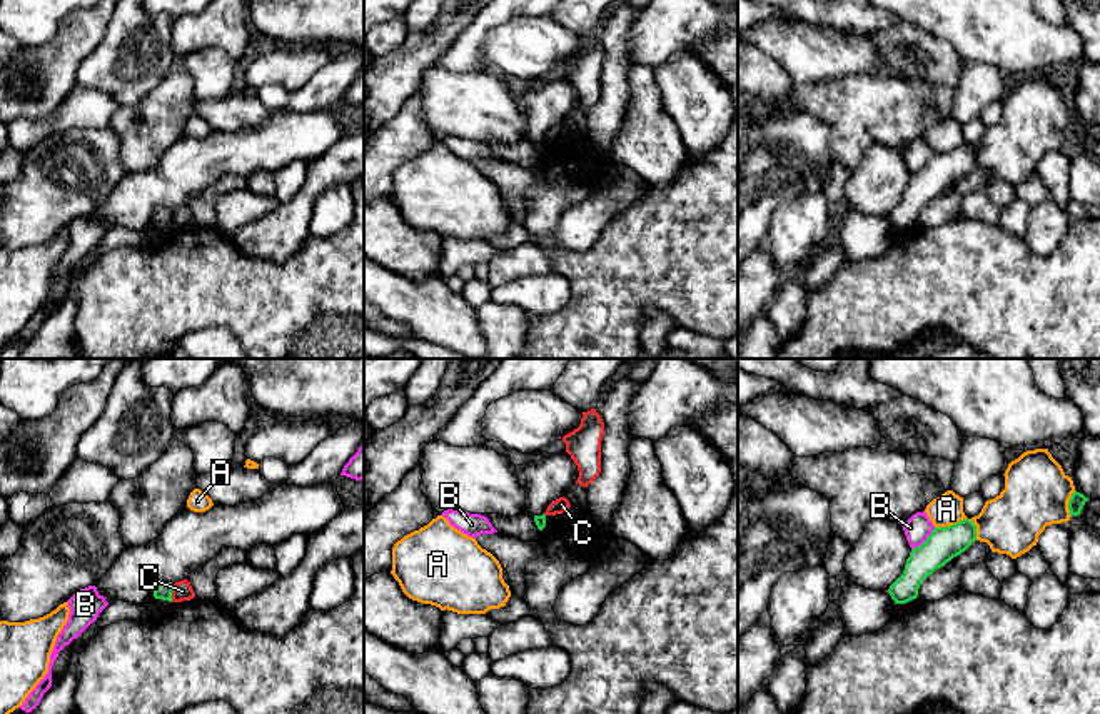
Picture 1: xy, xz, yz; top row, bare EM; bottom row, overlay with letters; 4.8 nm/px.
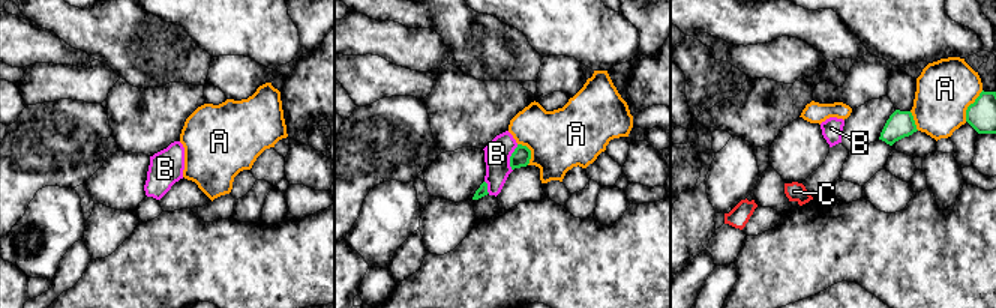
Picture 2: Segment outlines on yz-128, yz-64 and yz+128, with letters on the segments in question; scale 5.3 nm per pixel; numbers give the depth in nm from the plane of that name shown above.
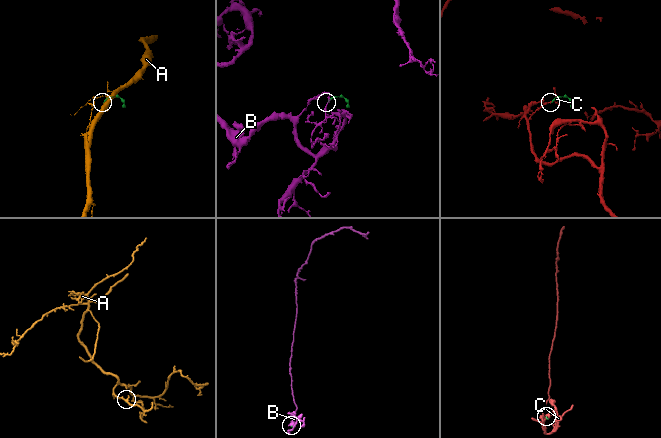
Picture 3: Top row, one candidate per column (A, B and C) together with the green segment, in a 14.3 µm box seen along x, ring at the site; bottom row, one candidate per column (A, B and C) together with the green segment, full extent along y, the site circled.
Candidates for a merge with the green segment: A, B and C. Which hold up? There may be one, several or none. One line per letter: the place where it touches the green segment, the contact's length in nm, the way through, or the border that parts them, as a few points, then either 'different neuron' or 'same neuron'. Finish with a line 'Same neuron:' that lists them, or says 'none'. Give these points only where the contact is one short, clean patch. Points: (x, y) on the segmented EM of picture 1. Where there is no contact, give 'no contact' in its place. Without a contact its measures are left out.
A: yz (962, 521) | 220 nm | different neuron
B: yz (925, 541) | 160 nm | along yz (935, 527), (912, 549) | different neuron
C: xy (172, 591) | 90 nm | along xy (174, 584), (171, 601) | different neuron
Same neuron: none

